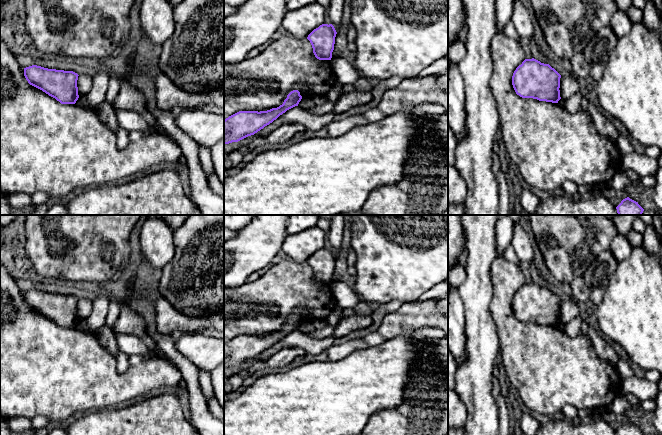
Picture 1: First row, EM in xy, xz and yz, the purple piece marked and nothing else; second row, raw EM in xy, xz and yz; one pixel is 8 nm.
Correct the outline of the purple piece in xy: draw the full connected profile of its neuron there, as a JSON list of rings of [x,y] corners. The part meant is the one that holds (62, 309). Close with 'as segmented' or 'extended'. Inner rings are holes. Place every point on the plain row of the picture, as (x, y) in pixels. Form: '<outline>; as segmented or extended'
[[[37,289],[24,292],[24,300],[28,307],[61,328],[75,328],[79,322],[78,298],[73,295],[48,293]]]; as segmented

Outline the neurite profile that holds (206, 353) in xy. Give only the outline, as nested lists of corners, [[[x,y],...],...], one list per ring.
[[[199,334],[184,335],[175,342],[175,349],[194,367],[210,373],[224,361],[224,339]]]

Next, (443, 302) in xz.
[[[448,295],[438,301],[438,310],[445,316],[448,316]]]

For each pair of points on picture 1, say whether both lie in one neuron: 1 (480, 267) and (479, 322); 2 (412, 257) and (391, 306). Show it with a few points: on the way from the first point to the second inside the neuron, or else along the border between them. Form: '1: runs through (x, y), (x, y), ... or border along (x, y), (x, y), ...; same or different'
1: runs through (479, 281), (479, 308); same
2: border along (403, 302), (389, 300), (384, 304); different

